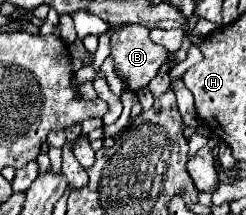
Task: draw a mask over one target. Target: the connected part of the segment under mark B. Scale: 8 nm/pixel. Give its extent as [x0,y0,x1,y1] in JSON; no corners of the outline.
[112,24,168,92]

